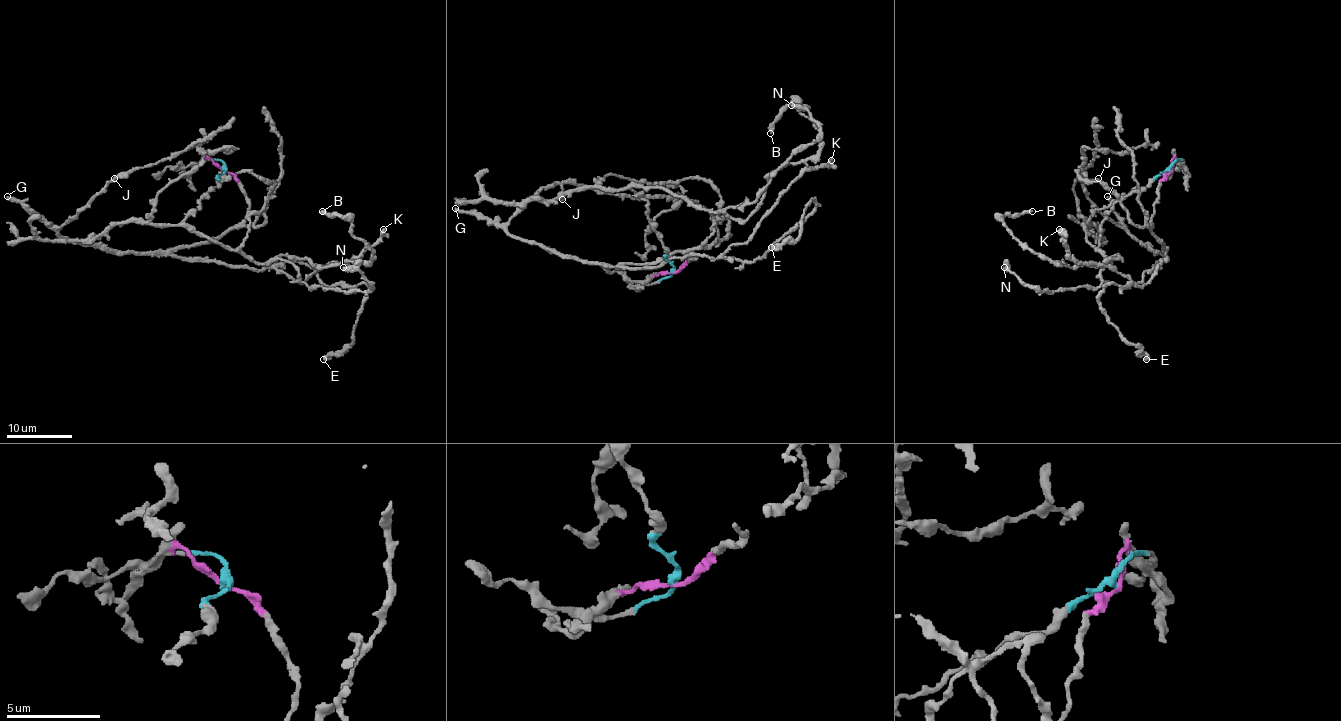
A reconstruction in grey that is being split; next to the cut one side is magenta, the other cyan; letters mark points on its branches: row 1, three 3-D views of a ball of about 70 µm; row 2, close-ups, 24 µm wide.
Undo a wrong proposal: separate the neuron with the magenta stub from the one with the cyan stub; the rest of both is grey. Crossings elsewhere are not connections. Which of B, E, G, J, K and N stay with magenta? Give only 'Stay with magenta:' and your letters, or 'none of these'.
Stay with magenta: E, G, J, K

